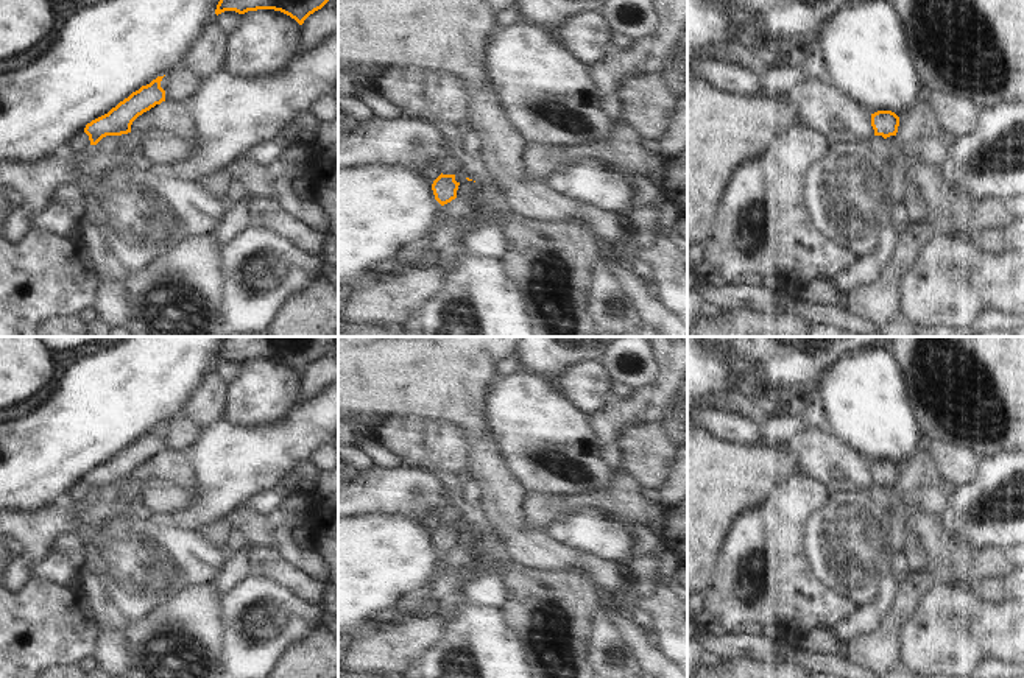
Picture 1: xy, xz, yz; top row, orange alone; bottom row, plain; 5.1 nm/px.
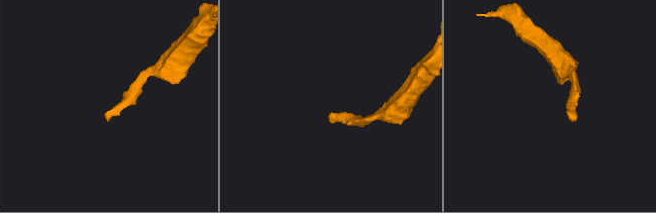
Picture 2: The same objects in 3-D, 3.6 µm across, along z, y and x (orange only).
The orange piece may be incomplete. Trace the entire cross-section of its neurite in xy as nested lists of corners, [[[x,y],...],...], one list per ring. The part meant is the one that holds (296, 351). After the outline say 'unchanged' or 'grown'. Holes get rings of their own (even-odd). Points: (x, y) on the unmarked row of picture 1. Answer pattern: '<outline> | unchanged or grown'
[[[228,337],[217,354],[215,363],[274,358],[302,374],[310,363],[329,351],[332,343],[334,337]]] | unchanged

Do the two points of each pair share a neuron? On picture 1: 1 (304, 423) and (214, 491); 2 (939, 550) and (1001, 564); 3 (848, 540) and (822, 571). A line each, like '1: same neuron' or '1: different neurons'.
1: same neuron
2: same neuron
3: different neurons

